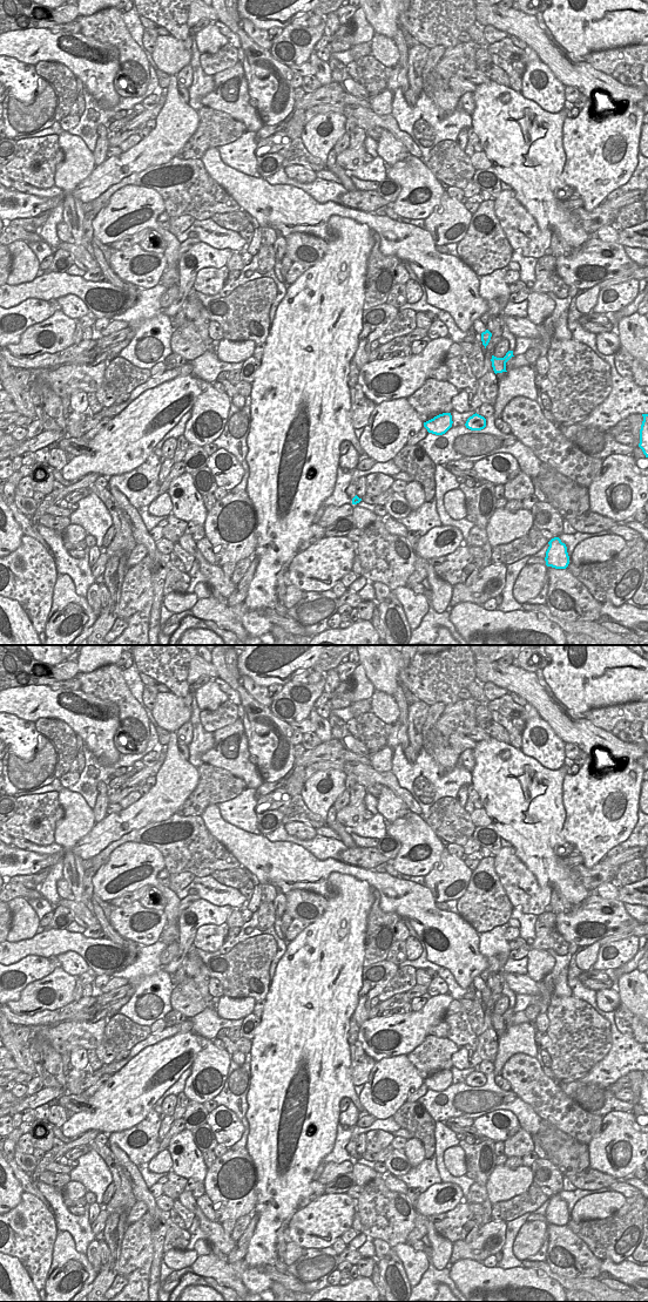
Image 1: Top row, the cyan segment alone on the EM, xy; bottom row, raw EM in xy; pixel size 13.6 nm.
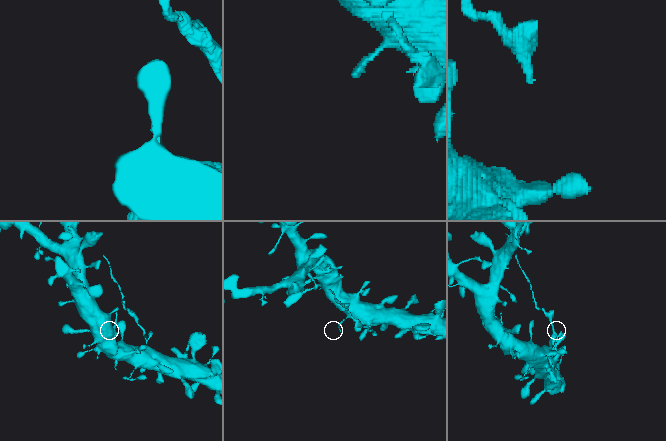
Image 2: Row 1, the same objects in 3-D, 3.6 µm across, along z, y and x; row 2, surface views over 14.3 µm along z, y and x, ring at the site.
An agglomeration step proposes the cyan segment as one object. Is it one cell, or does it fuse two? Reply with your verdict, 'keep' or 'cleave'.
cleave

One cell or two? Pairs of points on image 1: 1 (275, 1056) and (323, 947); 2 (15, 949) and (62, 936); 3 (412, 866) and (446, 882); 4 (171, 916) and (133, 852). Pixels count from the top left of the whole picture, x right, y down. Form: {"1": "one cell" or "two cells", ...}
{"1": "one cell", "2": "one cell", "3": "two cells", "4": "one cell"}

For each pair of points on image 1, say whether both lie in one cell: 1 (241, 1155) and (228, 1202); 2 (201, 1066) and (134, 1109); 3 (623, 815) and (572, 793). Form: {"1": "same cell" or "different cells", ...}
{"1": "same cell", "2": "different cells", "3": "same cell"}

